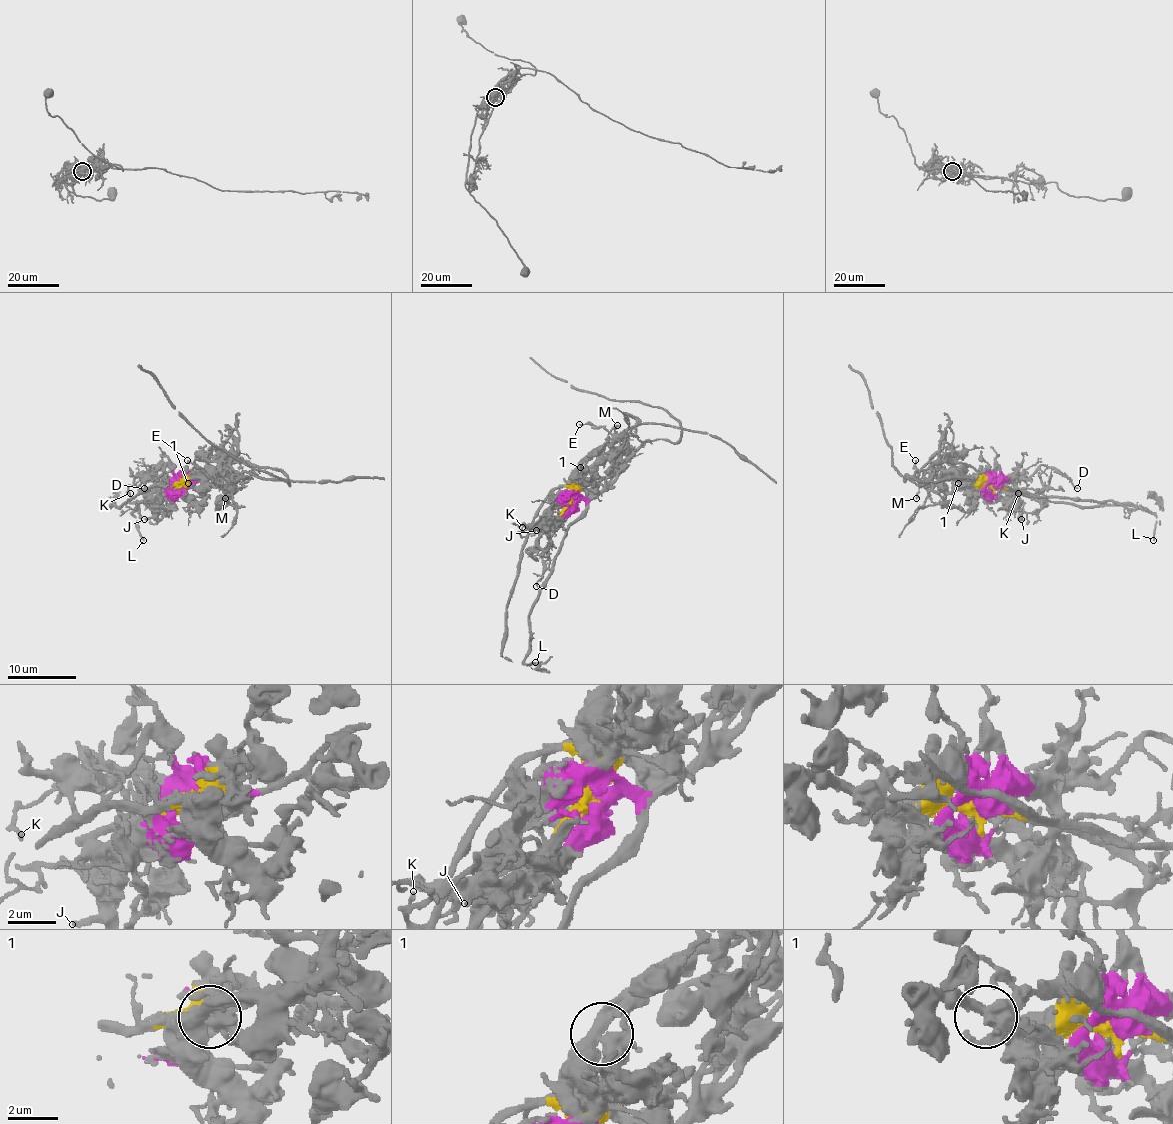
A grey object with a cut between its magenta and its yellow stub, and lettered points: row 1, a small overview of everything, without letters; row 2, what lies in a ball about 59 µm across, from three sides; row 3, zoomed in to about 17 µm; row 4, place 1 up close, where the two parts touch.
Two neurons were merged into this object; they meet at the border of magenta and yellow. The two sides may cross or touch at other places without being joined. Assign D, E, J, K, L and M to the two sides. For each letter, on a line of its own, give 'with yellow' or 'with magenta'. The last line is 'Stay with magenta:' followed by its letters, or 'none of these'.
D: with magenta
E: with yellow
J: with magenta
K: with magenta
L: with magenta
M: with yellow
Stay with magenta: D, J, K, L

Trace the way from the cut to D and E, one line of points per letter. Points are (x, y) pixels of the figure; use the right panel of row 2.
D: (993, 485), (1028, 478), (1041, 465), (1057, 468), (1077, 489)
E: (993, 485), (962, 485), (956, 480), (933, 477), (923, 482), (915, 468), (915, 460)

